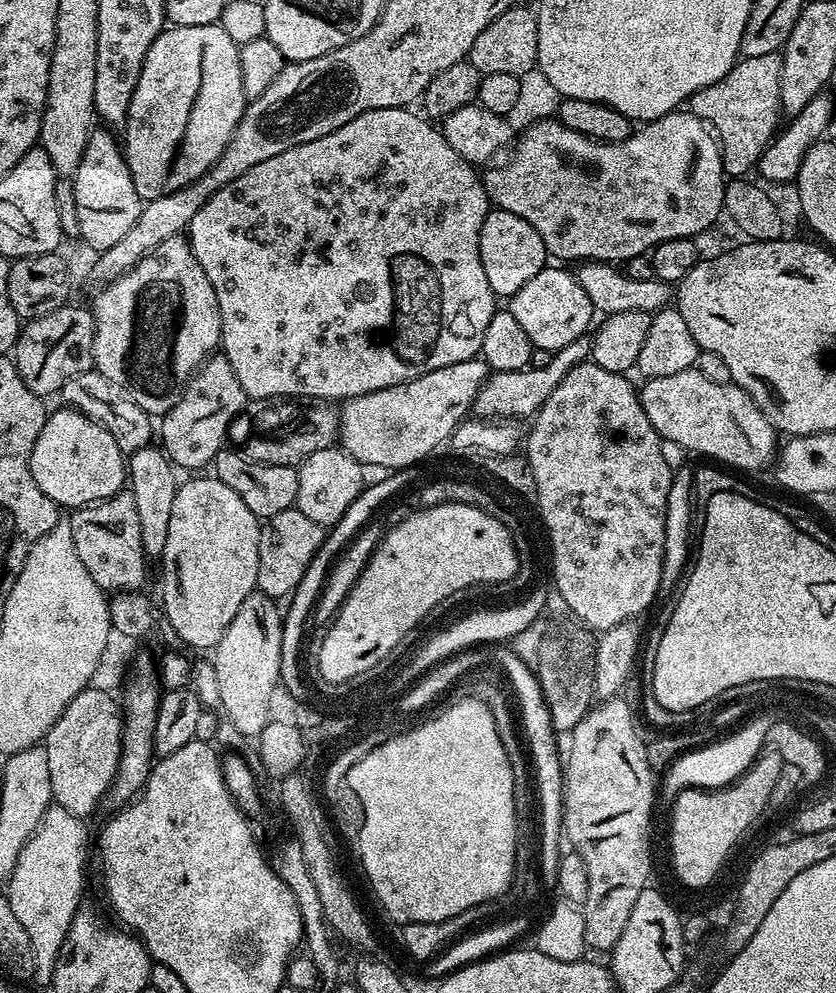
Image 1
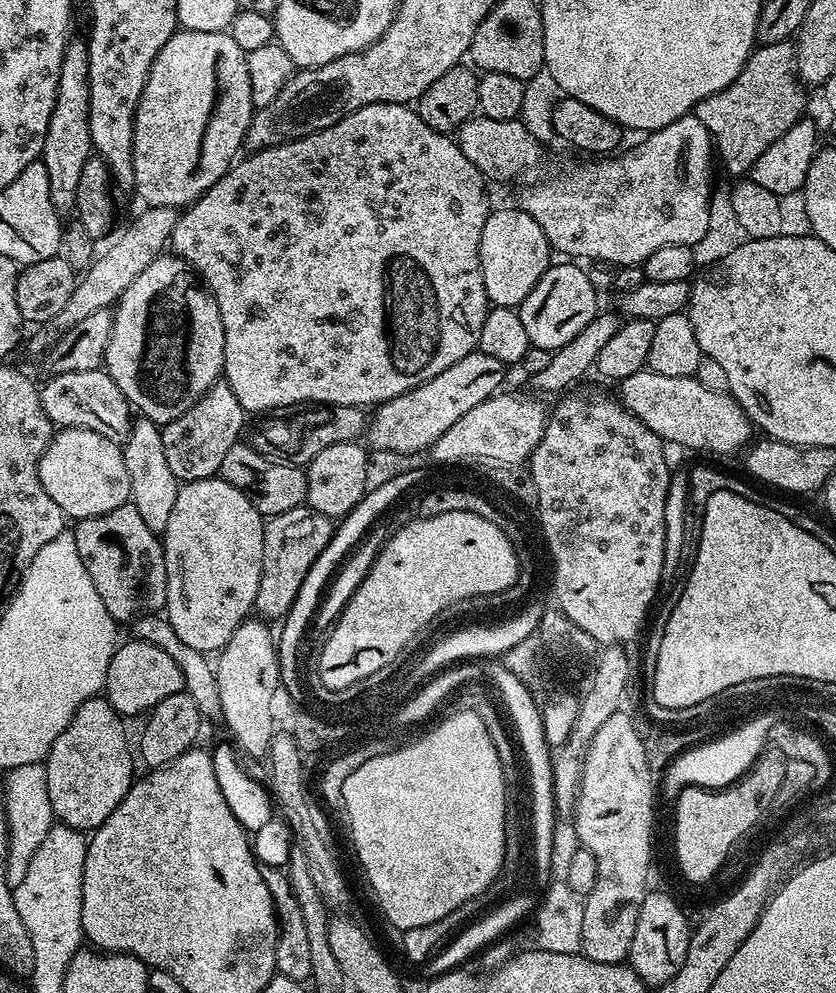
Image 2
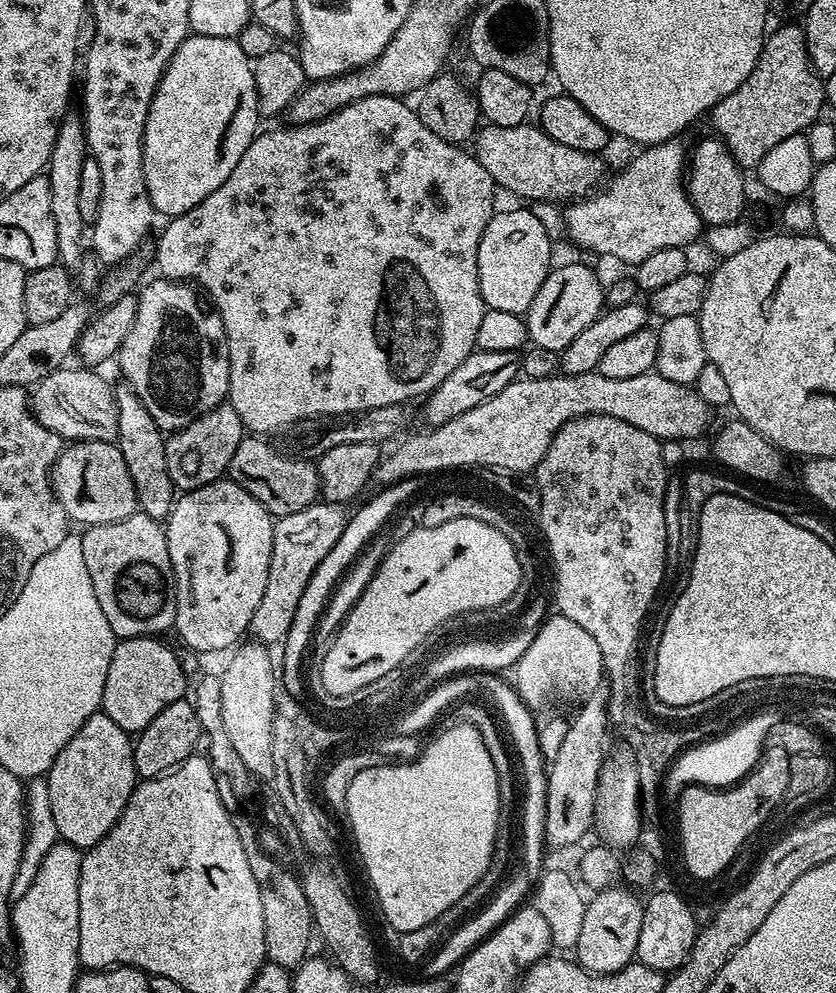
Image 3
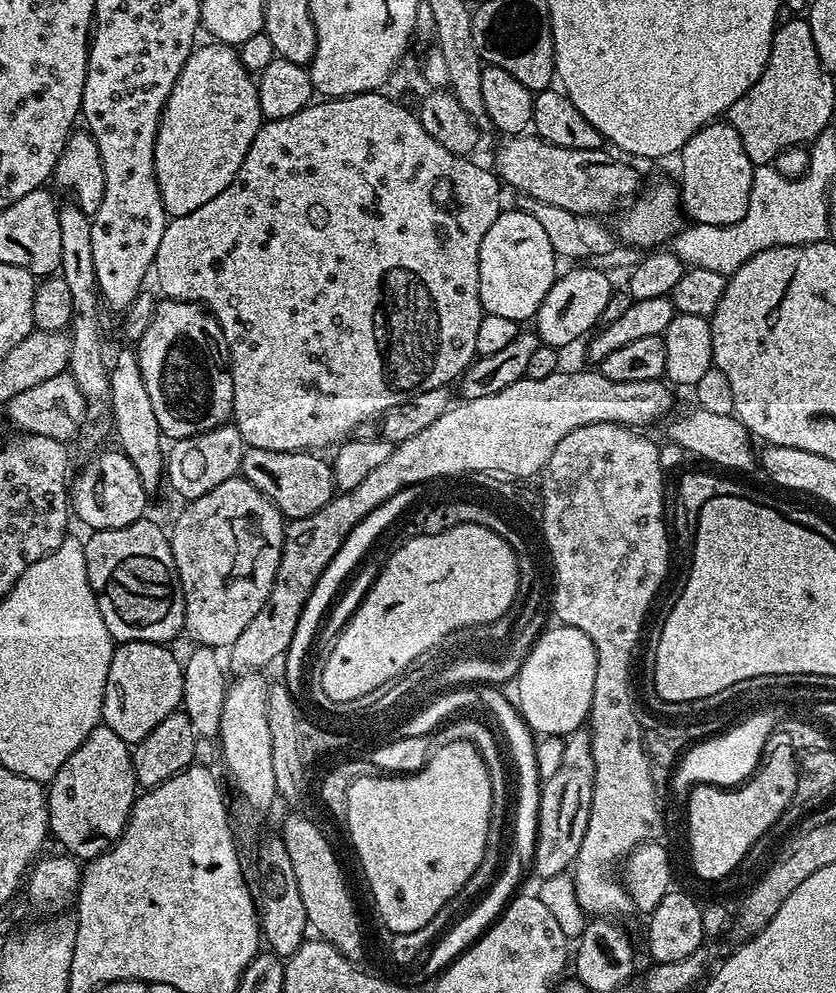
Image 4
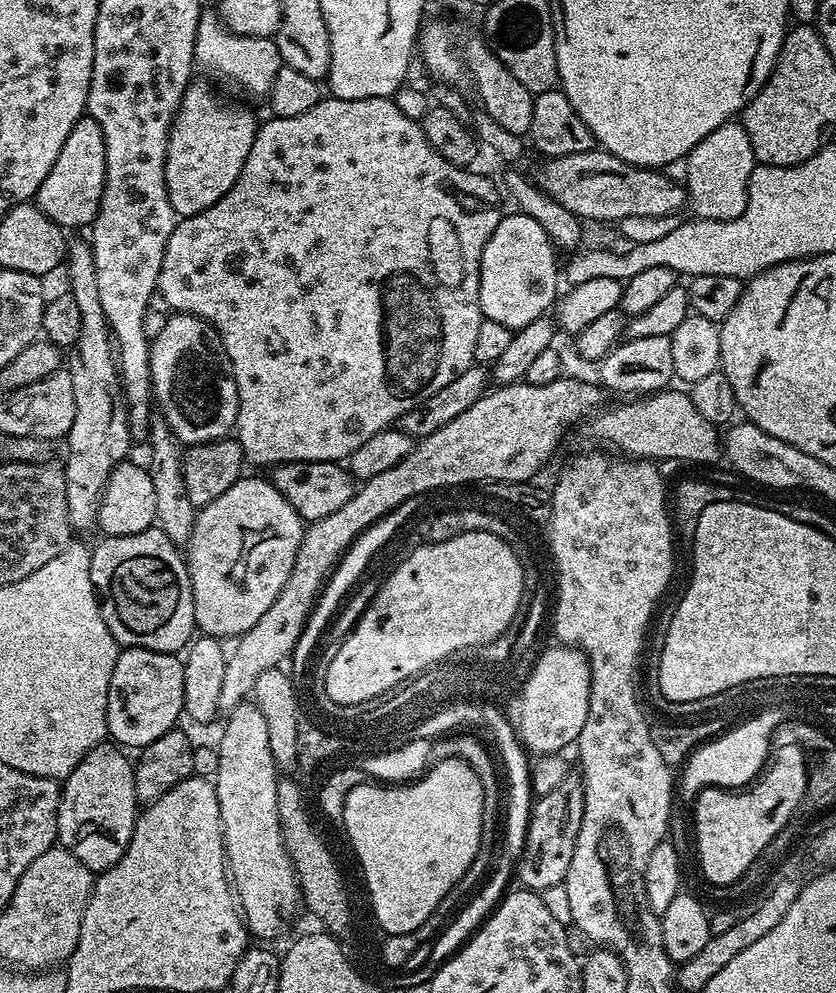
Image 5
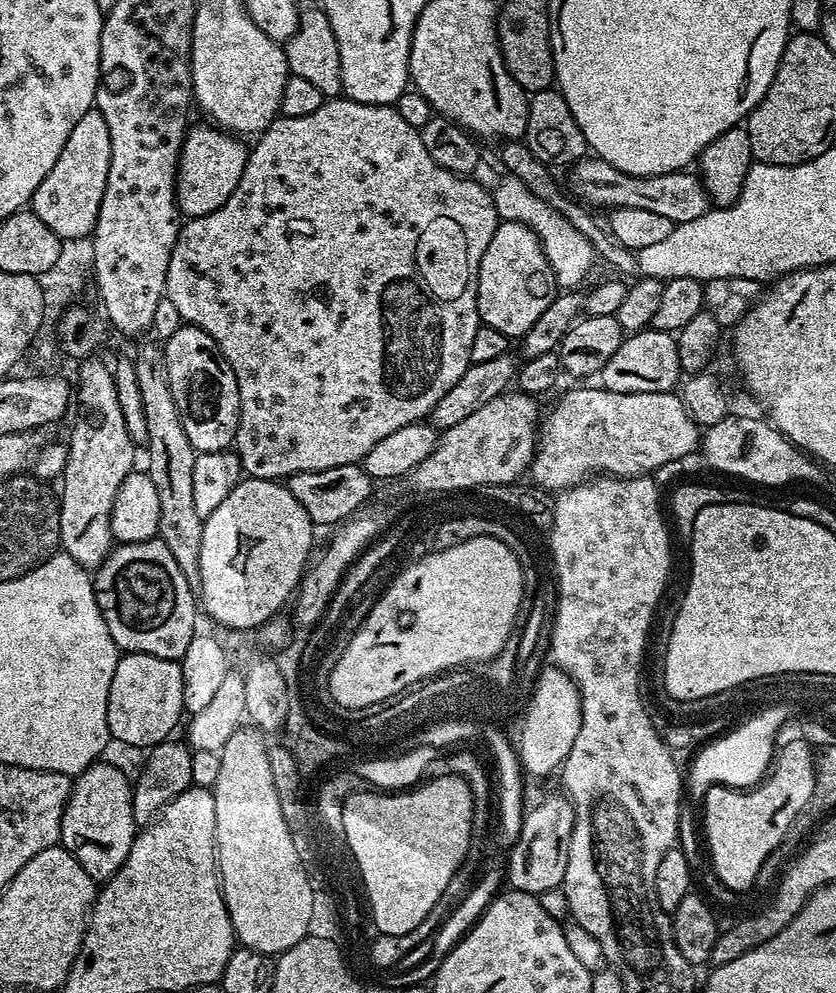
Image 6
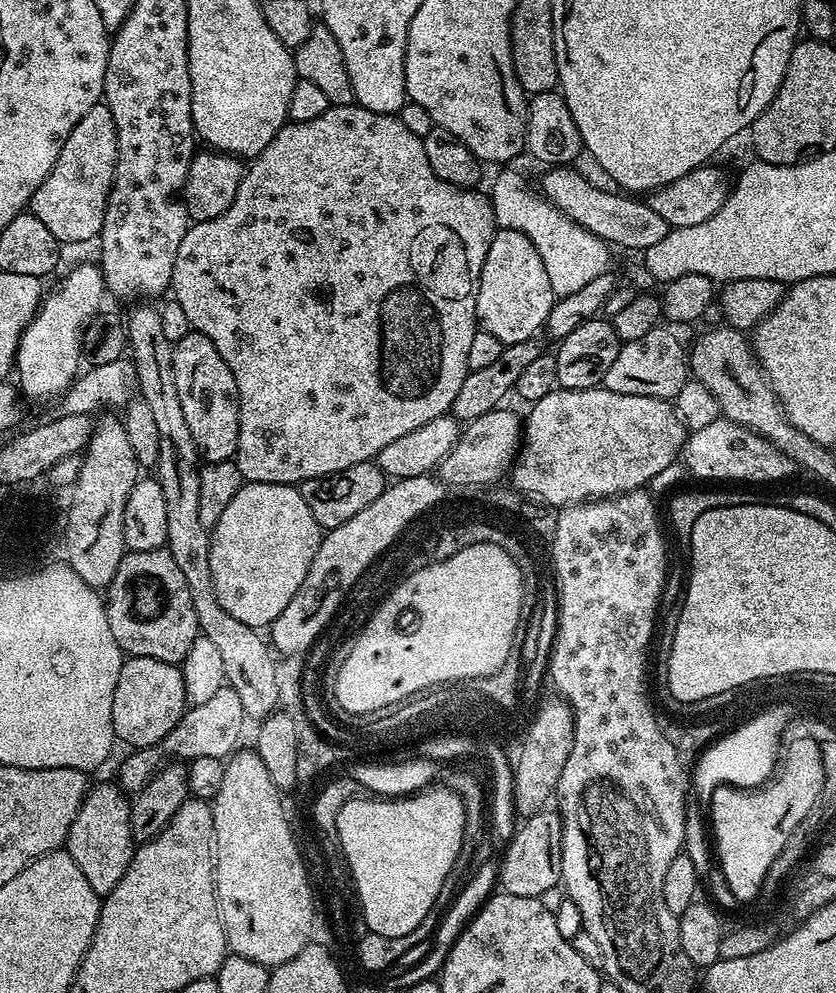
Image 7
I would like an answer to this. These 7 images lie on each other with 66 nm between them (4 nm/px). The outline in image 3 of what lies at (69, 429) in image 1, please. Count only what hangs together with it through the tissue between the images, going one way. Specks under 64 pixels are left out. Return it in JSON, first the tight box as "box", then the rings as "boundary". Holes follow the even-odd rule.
{"box":[52,440,138,526],"boundary":[[[107,440],[69,443],[52,468],[52,488],[69,521],[76,523],[77,520],[80,526],[118,522],[130,518],[130,514],[138,510],[134,482],[130,470],[126,470],[126,458],[122,458],[122,450],[115,443]]]}

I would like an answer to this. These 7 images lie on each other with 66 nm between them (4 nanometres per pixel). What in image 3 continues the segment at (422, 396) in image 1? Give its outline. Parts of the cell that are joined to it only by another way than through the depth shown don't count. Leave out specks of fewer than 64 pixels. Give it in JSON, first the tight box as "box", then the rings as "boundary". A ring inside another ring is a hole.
{"box":[423,350,521,426],"boundary":[[[474,350],[464,359],[462,366],[454,370],[454,374],[450,374],[433,392],[428,393],[423,401],[424,416],[429,420],[427,423],[432,426],[445,424],[450,422],[450,418],[458,418],[458,414],[466,414],[466,410],[474,410],[474,406],[494,398],[494,394],[501,392],[521,375],[520,357],[520,352]]]}

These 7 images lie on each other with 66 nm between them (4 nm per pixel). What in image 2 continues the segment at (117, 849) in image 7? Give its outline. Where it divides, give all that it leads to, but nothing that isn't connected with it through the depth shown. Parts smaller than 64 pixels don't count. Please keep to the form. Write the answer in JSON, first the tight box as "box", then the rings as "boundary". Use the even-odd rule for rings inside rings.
{"box":[44,696,134,834],"boundary":[[[91,696],[86,702],[82,702],[82,706],[78,706],[78,710],[74,714],[74,718],[70,722],[70,726],[66,726],[66,730],[62,734],[58,734],[58,738],[54,742],[54,746],[48,751],[48,759],[44,764],[47,777],[47,785],[49,787],[50,804],[53,807],[55,819],[61,824],[65,824],[67,828],[73,828],[85,834],[91,834],[97,828],[102,826],[102,822],[106,822],[106,818],[110,818],[110,814],[114,814],[114,810],[118,806],[118,802],[122,802],[122,798],[126,798],[126,794],[133,786],[134,775],[132,776],[132,756],[134,760],[134,752],[128,749],[128,732],[124,729],[126,724],[125,717],[114,710],[114,706],[110,706],[110,702],[103,696]]]}

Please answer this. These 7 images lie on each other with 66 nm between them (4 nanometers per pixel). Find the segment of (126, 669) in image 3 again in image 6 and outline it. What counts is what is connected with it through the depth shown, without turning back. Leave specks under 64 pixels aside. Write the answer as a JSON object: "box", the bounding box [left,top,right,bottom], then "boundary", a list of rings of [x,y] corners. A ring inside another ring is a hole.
{"box":[108,652,185,750],"boundary":[[[141,652],[123,653],[114,670],[108,695],[108,735],[120,744],[129,744],[132,748],[147,750],[169,739],[180,724],[180,716],[185,715],[184,695],[182,694],[182,670],[175,660],[154,658],[154,654]]]}

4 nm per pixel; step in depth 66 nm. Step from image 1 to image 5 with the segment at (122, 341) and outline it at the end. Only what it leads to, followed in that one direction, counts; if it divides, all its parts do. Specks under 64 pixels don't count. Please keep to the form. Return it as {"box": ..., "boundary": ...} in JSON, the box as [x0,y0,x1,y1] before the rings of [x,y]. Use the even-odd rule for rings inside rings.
{"box":[150,312,238,445],"boundary":[[[185,312],[169,315],[162,332],[150,340],[150,374],[161,415],[181,445],[223,440],[235,429],[238,386],[222,338],[211,324]]]}

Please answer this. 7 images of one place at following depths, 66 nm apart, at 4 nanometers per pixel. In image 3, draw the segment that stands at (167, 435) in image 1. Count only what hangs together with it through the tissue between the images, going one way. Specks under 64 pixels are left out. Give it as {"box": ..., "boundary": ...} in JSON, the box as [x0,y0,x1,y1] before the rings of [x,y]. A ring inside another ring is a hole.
{"box":[165,404,246,493],"boundary":[[[219,404],[212,412],[199,416],[185,428],[179,428],[165,439],[166,466],[170,470],[170,478],[176,483],[181,493],[193,492],[207,484],[221,479],[227,473],[230,460],[234,458],[234,450],[238,450],[238,442],[242,442],[246,429],[242,418],[234,411],[231,404]]]}

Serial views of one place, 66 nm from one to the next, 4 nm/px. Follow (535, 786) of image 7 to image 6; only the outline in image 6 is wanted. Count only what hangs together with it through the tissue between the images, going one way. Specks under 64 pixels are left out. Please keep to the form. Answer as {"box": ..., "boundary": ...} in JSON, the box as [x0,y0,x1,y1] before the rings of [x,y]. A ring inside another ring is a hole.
{"box":[517,666,582,777],"boundary":[[[548,666],[536,676],[531,685],[532,697],[522,708],[517,734],[517,758],[525,777],[548,776],[559,769],[578,738],[582,726],[580,691],[576,684],[560,668]]]}

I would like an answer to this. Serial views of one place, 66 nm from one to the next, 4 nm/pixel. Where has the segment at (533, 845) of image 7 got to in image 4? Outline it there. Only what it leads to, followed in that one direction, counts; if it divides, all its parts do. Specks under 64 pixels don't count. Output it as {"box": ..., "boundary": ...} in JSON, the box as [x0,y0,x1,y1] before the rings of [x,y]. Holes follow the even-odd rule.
{"box":[531,731,594,880],"boundary":[[[591,731],[572,732],[564,741],[562,762],[553,777],[543,781],[540,789],[540,805],[538,806],[538,830],[531,871],[537,872],[540,880],[568,872],[575,865],[576,855],[582,846],[582,838],[586,838],[586,822],[590,822],[590,806],[594,798],[594,758],[592,757]]]}

